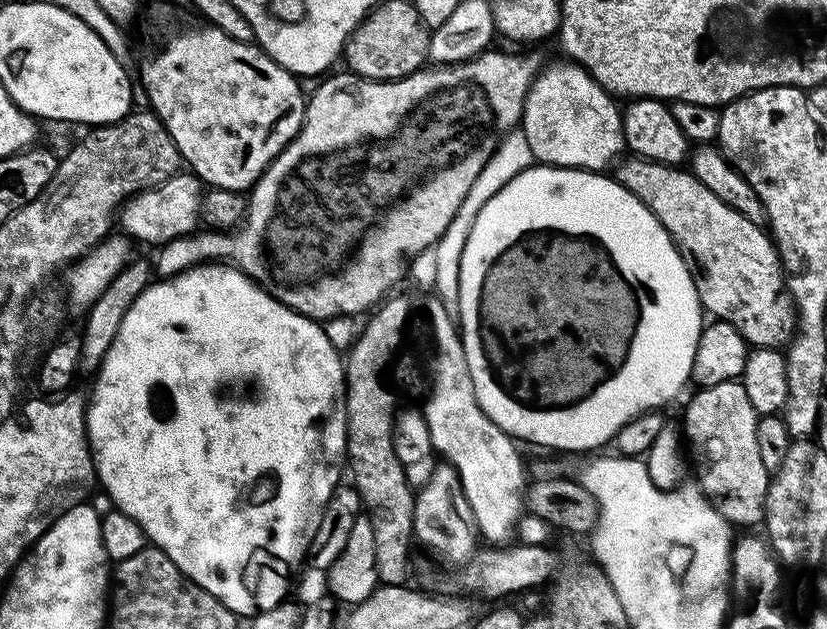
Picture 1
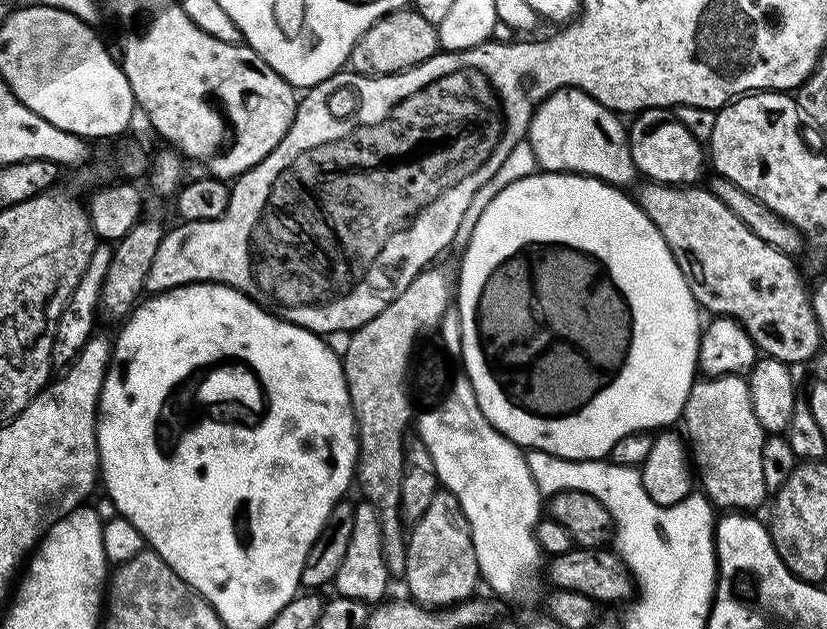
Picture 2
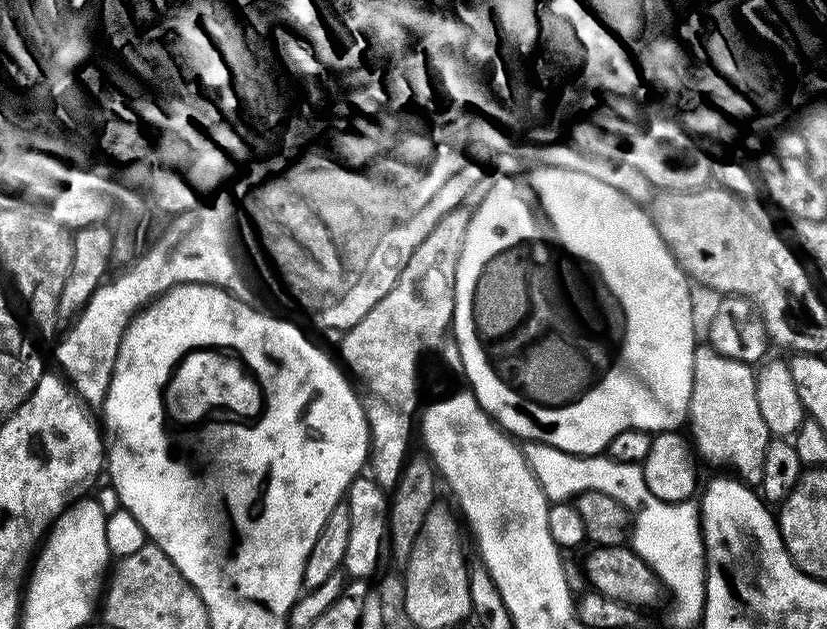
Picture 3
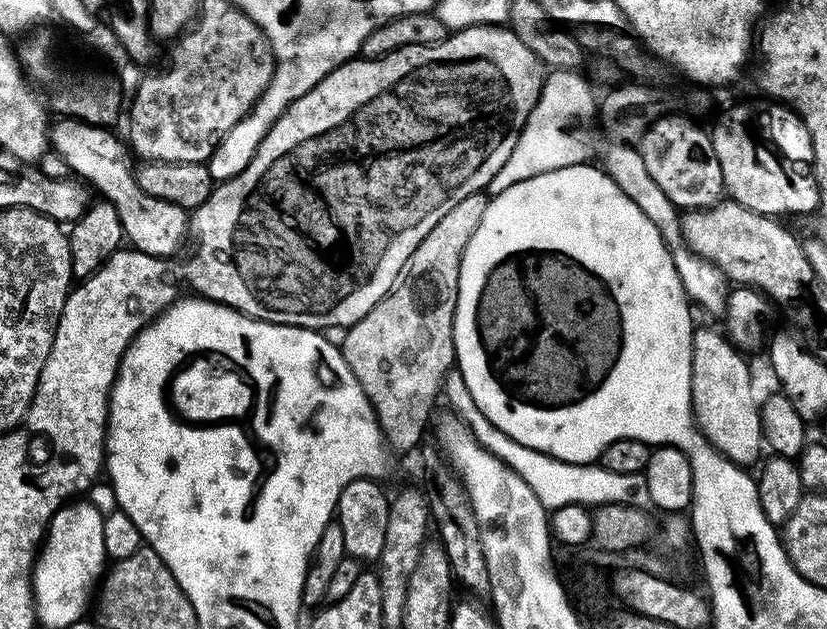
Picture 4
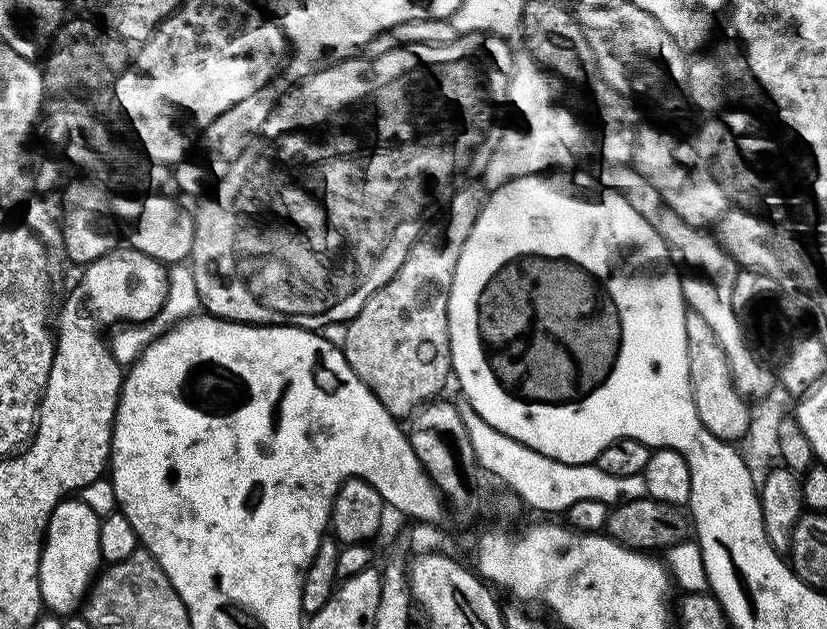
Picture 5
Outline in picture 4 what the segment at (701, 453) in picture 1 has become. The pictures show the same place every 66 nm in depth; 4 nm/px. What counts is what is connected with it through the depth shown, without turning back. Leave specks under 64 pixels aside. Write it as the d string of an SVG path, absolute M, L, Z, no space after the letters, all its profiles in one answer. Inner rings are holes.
M697 327L692 333L692 415L696 417L700 433L727 460L741 466L755 465L761 459L760 448L764 438L760 422L761 405L758 400L756 404L752 372L743 360L744 356L719 330Z

